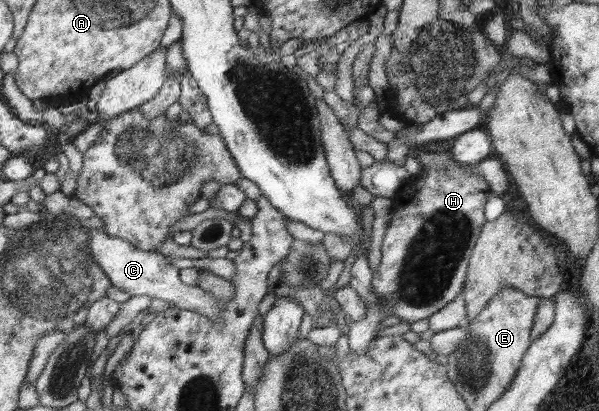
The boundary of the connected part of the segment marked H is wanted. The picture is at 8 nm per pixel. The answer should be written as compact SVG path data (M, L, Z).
M453 158L424 168L425 172L412 176L392 200L394 211L381 245L381 262L371 278L375 294L386 304L390 314L399 316L401 322L409 323L431 317L464 289L472 253L483 226L488 222L484 207L491 192L481 174L471 172L469 165L463 165Z

